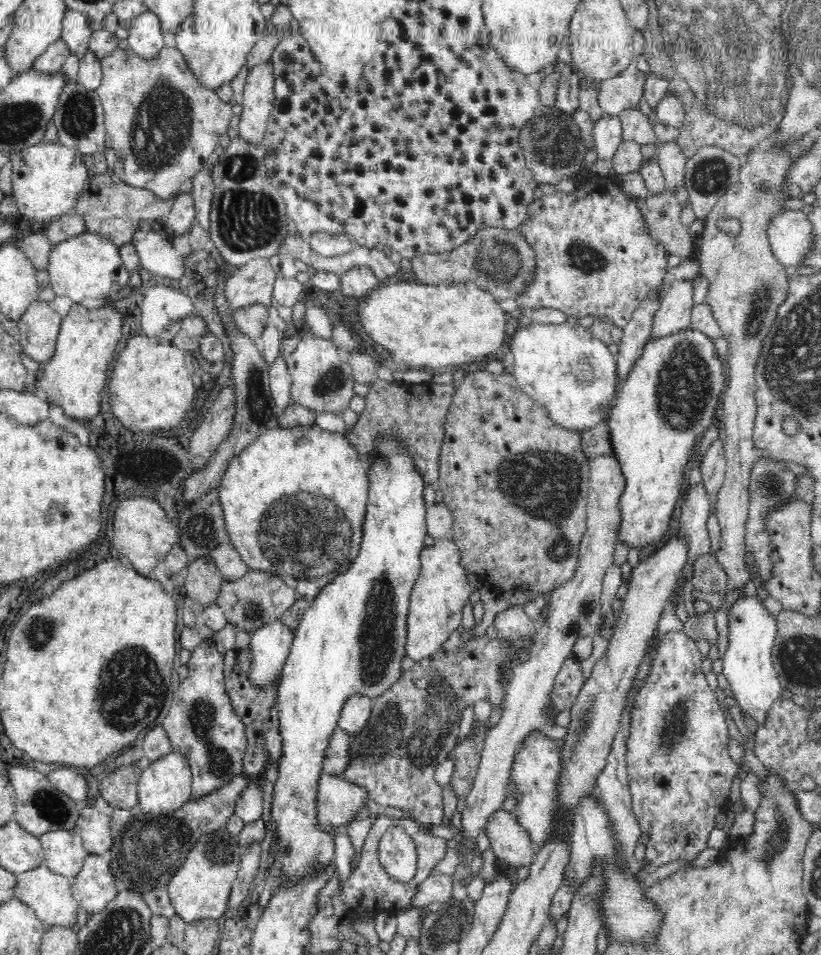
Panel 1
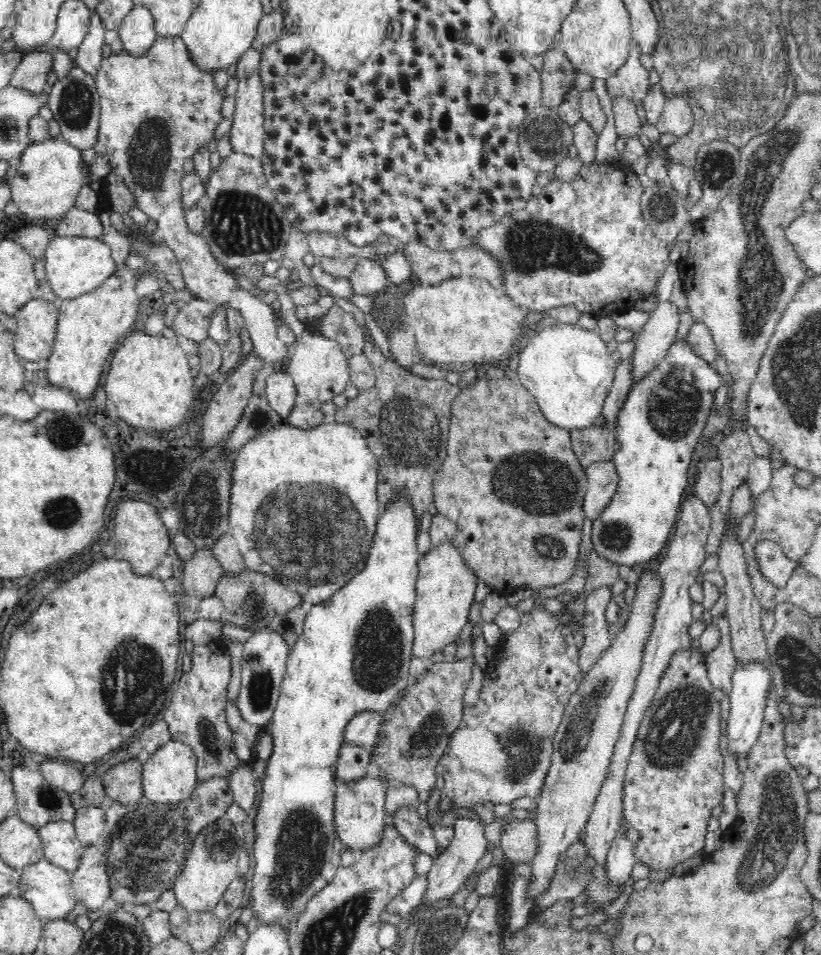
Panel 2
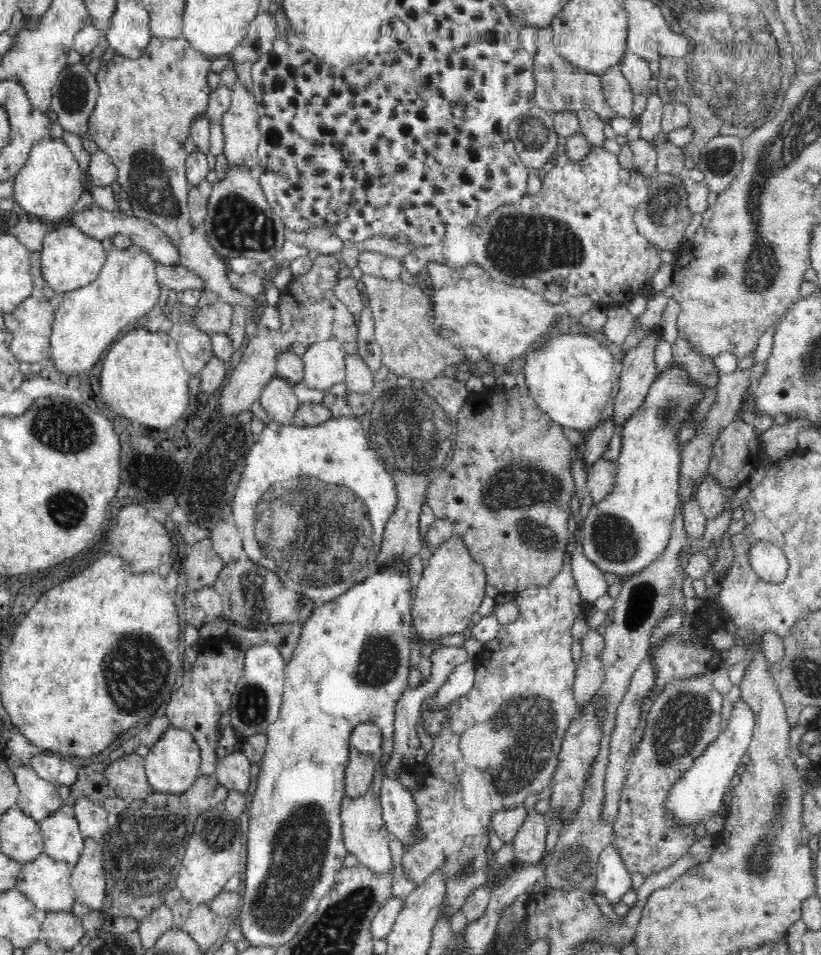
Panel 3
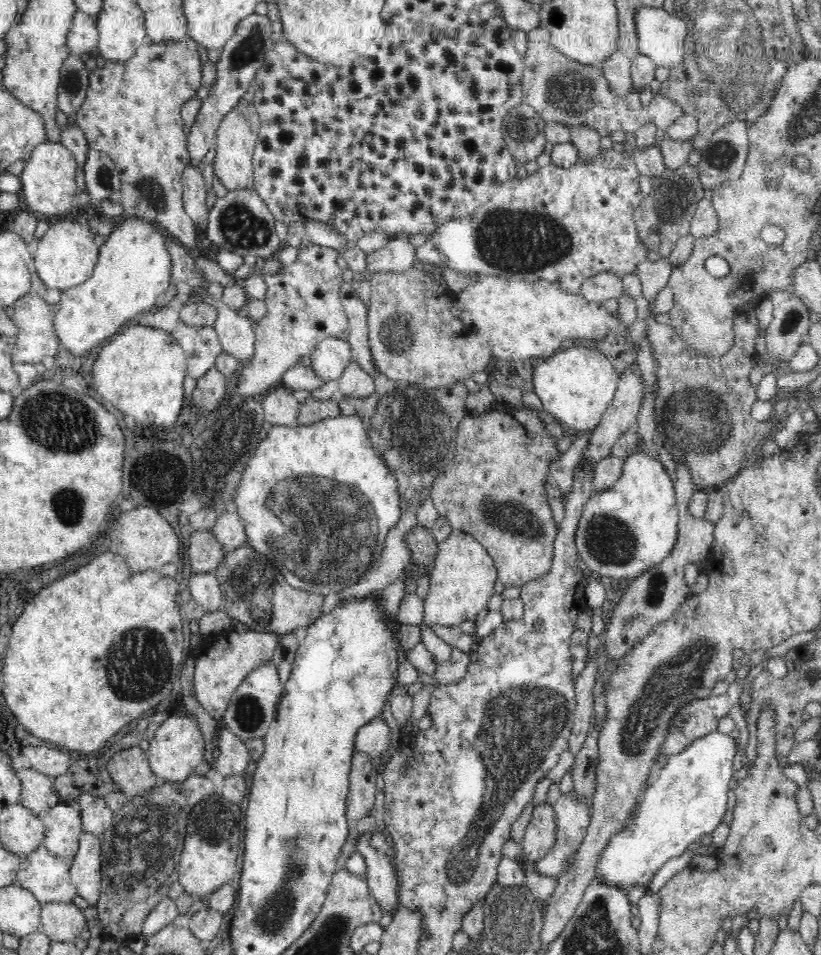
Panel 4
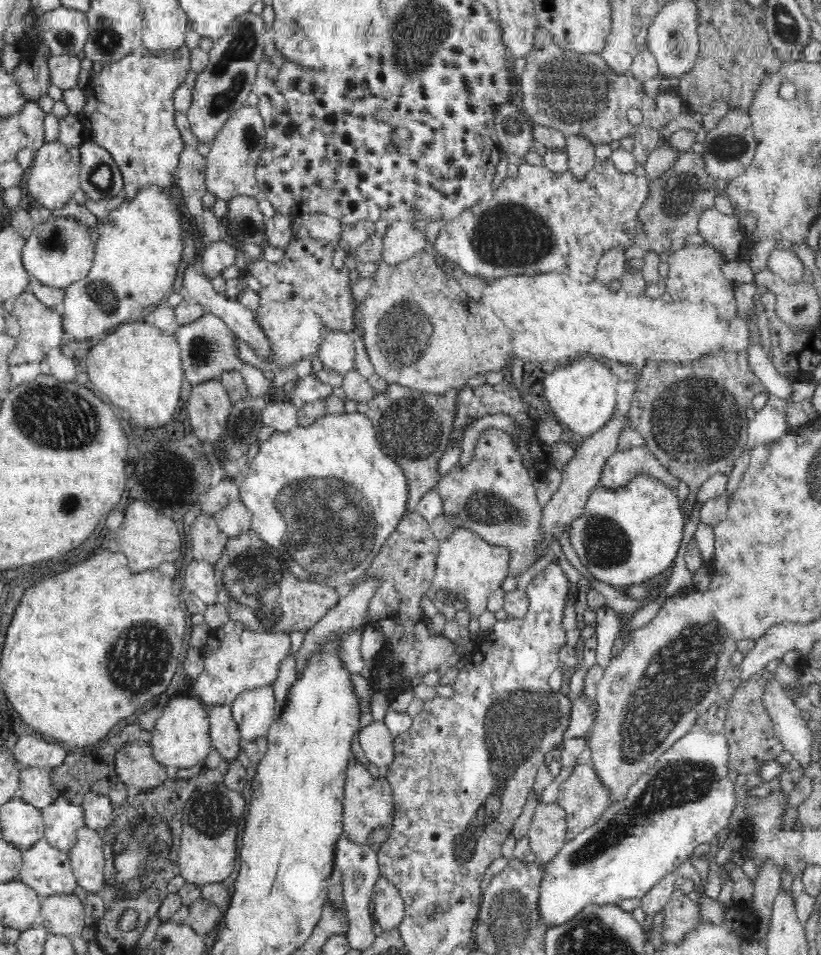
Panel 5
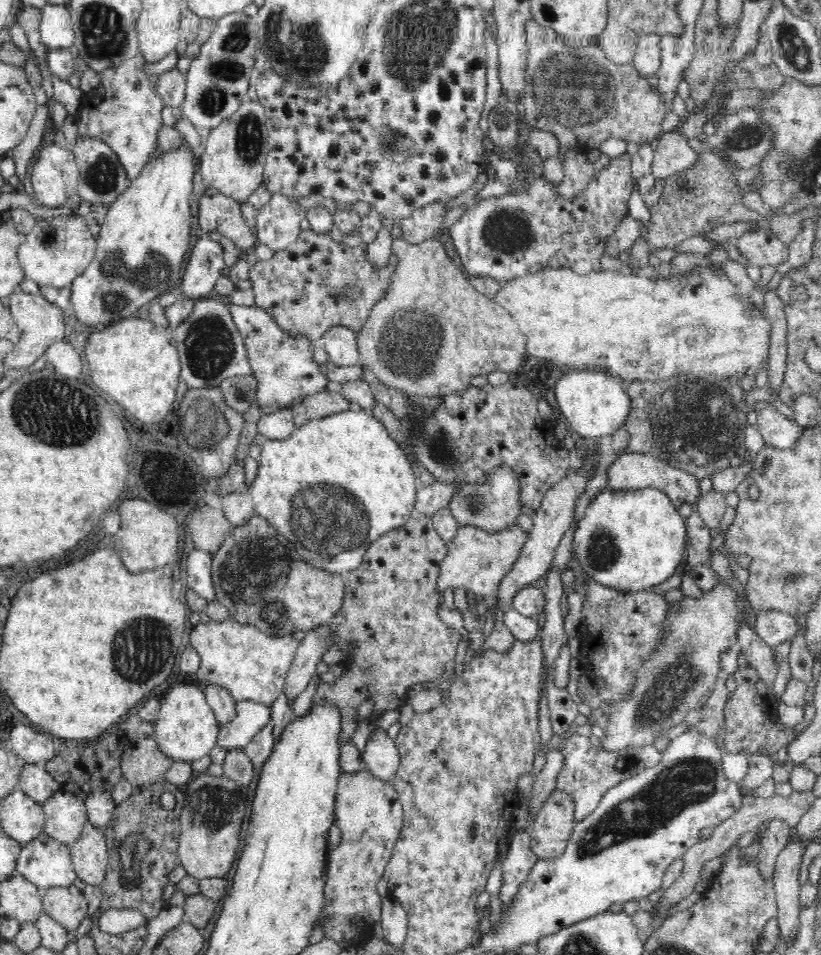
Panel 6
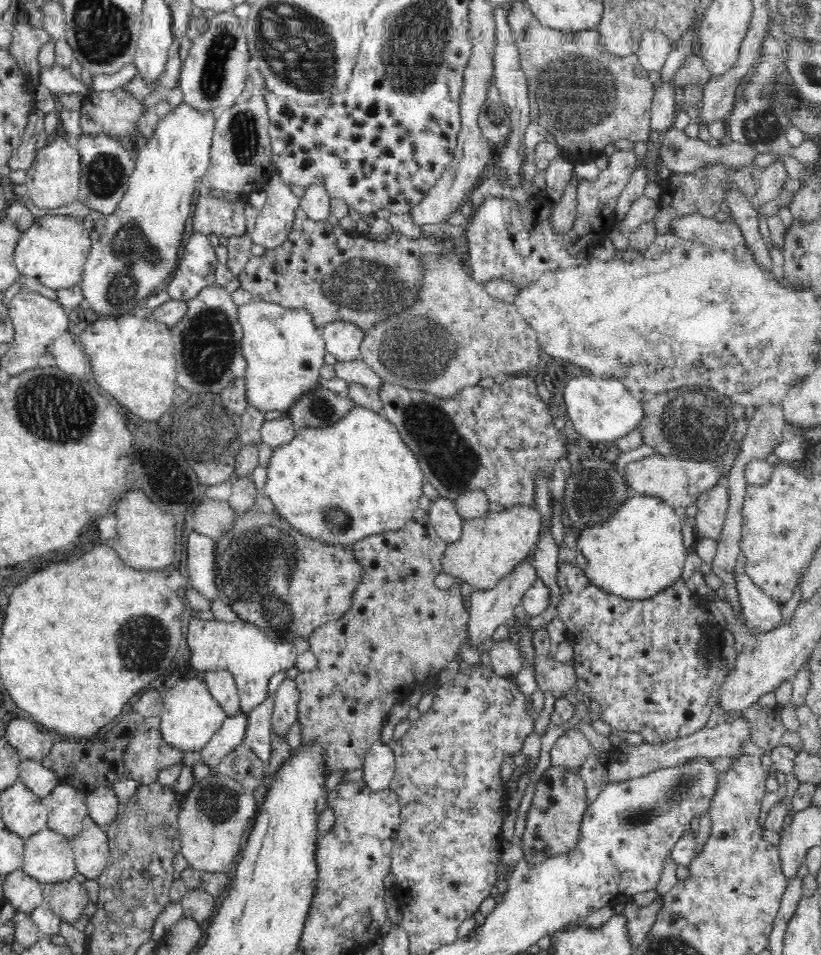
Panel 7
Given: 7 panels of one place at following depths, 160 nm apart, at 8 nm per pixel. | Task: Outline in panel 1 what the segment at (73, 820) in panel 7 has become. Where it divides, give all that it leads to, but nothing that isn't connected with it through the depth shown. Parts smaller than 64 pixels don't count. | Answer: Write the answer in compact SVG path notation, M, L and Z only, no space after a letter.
M57 830L44 833L40 838L43 848L43 864L52 872L74 878L87 857L82 839L73 830Z

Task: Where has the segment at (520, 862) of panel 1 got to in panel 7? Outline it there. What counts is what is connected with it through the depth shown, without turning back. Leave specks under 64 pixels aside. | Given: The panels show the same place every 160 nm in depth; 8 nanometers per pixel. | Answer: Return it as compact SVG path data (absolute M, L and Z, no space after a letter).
M551 764L534 782L534 796L527 812L525 830L520 838L522 858L530 866L574 850L582 838L580 826L588 808L588 795L583 777L565 764Z

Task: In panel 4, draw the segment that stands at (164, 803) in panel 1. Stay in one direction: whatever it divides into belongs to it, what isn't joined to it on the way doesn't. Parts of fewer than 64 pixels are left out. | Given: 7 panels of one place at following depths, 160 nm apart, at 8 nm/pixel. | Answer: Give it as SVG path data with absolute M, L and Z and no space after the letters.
M177 711L175 714L169 715L148 741L149 747L145 753L150 767L163 782L184 782L188 775L195 774L196 766L200 762L204 762L206 742L204 742L200 724L198 724L198 720L190 718L183 712Z

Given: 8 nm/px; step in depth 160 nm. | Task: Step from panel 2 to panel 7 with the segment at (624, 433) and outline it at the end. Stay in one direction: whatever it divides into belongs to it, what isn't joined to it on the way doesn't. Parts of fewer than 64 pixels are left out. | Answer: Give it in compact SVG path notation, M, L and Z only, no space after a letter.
M633 493L612 516L578 537L576 564L598 588L626 600L646 600L682 578L688 550L682 540L682 513L661 498Z

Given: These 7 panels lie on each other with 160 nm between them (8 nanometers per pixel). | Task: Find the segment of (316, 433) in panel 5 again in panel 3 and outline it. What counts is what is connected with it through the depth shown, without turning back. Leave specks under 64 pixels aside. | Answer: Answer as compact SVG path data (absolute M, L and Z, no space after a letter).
M332 417L310 427L270 421L246 456L246 468L233 496L234 527L242 535L245 556L276 573L305 599L321 604L337 599L377 572L376 557L399 494L393 476L371 448L364 427L353 417Z

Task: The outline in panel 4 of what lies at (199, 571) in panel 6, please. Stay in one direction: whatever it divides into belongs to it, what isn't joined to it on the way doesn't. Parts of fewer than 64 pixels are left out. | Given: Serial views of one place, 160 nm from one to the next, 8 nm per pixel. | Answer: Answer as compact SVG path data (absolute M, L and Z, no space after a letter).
M215 571L194 572L189 574L185 587L190 590L192 598L208 610L217 610L222 607L223 591Z

